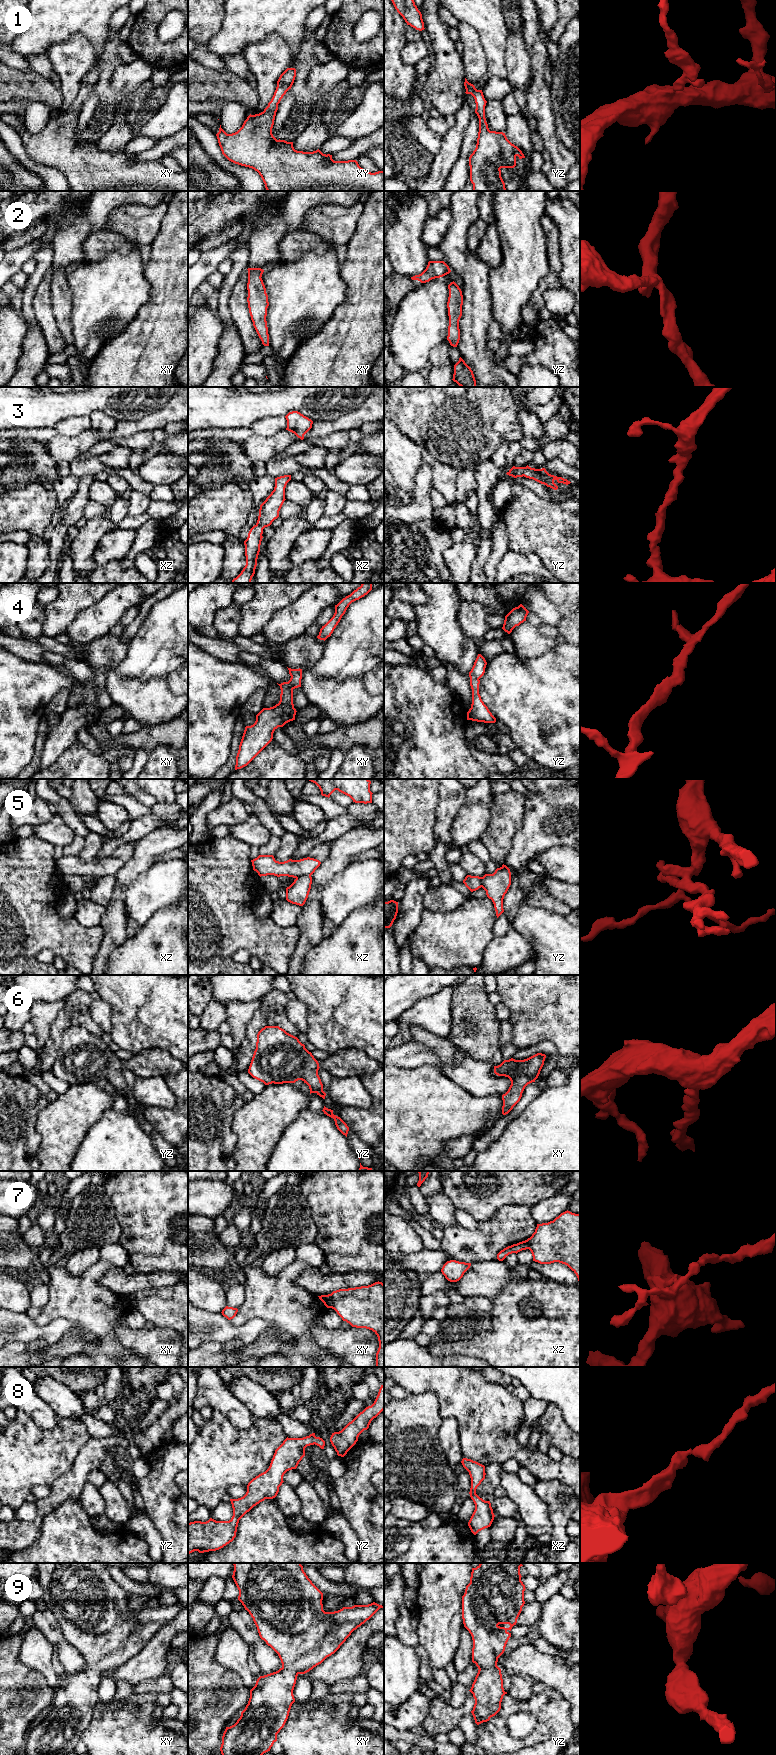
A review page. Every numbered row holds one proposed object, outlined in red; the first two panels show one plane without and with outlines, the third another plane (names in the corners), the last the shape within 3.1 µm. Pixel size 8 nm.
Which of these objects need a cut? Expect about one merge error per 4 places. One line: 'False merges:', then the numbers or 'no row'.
False merges: 5, 7

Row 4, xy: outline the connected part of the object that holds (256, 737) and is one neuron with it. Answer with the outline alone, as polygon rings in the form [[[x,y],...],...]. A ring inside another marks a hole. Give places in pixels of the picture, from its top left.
[[[287,667],[288,668],[288,667]],[[288,668],[291,676],[288,682],[278,684],[280,701],[273,707],[263,708],[251,726],[246,726],[236,756],[235,770],[247,766],[273,739],[278,727],[295,720],[293,690],[301,687],[302,669]]]

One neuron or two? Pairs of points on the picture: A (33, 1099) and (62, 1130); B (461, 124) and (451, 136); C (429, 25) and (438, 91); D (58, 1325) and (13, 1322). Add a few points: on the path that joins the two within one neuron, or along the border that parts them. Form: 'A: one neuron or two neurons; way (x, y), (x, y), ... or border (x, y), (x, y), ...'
A: two neurons; border (49, 1102), (37, 1116), (35, 1123), (37, 1131)
B: one neuron; way (460, 127), (454, 133)
C: one neuron; way (441, 41), (443, 45), (443, 75)
D: one neuron; way (47, 1331), (29, 1331), (24, 1329)

